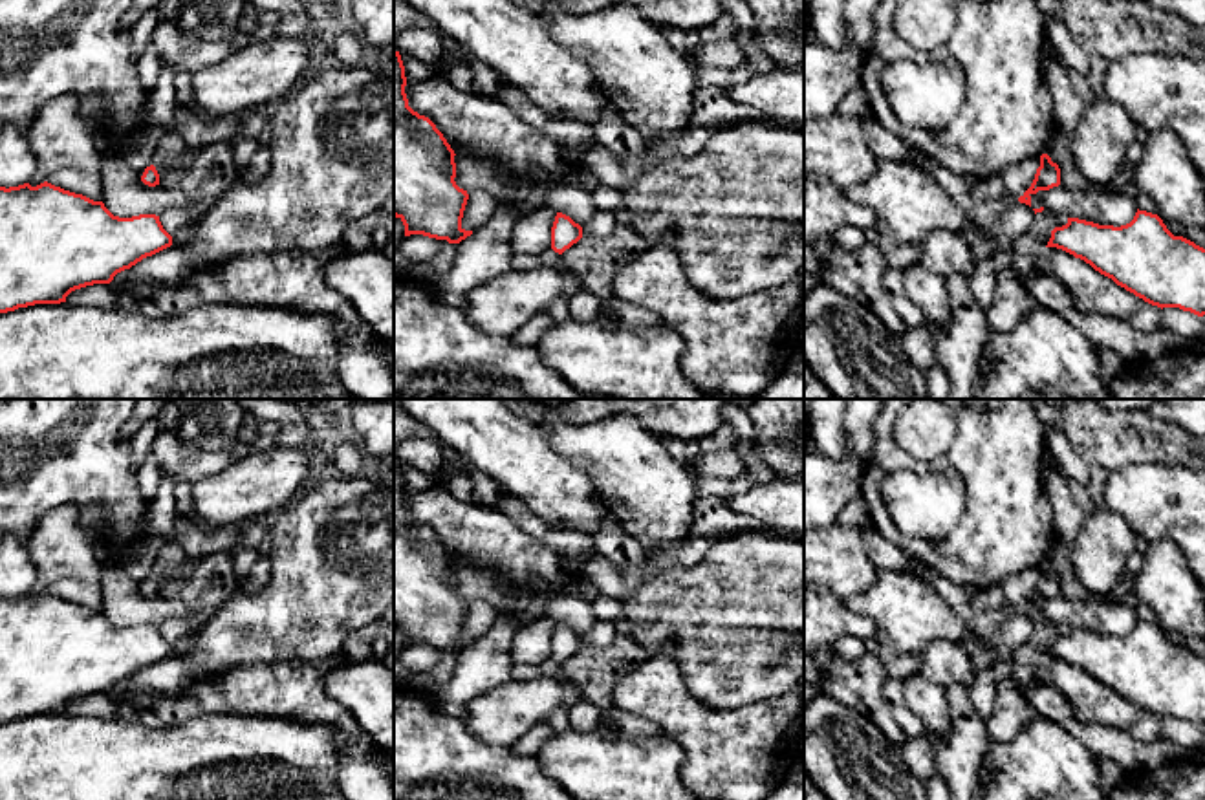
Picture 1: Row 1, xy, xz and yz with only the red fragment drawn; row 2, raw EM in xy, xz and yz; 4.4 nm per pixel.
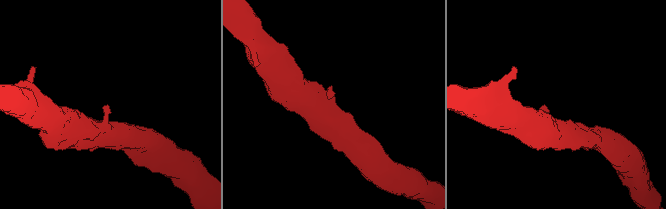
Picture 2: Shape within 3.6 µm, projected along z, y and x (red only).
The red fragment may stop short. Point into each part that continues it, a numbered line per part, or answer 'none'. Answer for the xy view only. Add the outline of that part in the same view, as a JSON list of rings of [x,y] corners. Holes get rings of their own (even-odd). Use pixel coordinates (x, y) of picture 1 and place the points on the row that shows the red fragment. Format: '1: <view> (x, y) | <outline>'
none

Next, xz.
none

